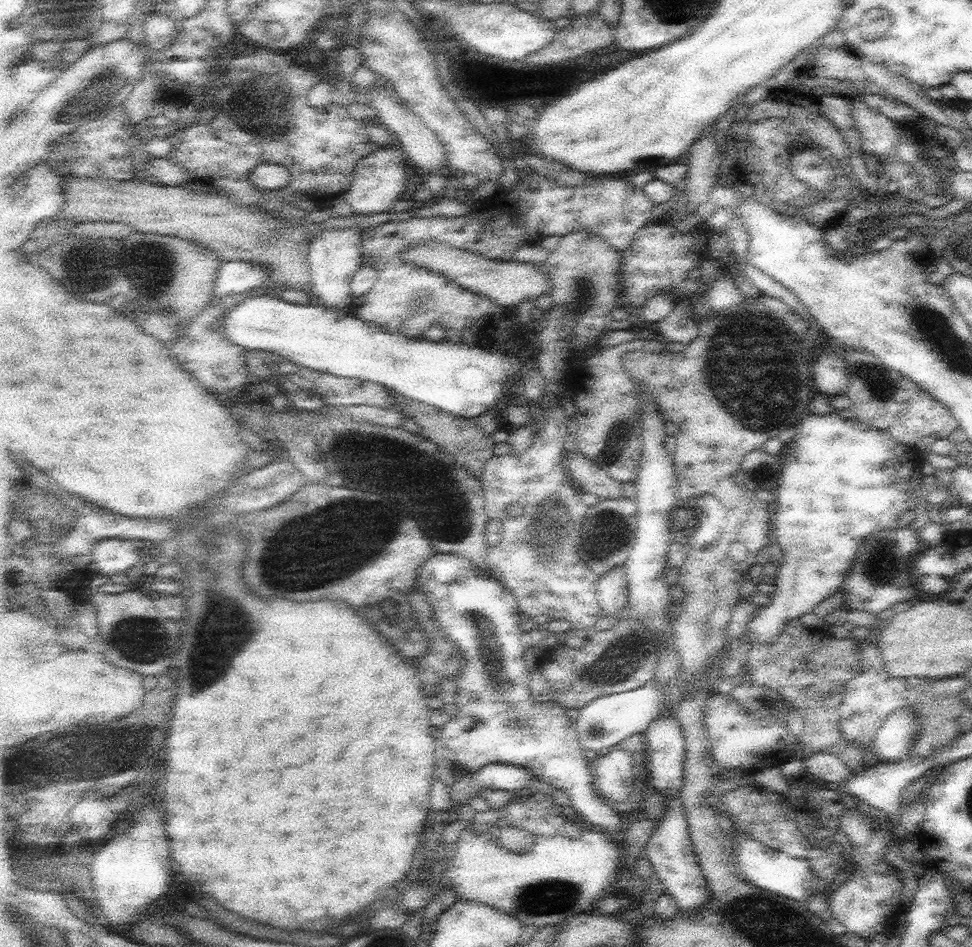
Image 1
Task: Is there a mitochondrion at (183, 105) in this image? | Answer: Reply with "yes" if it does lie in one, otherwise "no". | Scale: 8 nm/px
no

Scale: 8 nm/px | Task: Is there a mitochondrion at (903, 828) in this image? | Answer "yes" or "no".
no

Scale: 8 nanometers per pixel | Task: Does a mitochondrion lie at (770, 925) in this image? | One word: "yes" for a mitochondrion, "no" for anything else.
yes

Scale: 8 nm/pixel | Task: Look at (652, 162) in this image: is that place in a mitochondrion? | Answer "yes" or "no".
no

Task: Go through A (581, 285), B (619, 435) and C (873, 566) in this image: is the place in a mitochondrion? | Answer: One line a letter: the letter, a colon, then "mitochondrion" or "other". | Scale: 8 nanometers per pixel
A: mitochondrion
B: mitochondrion
C: mitochondrion

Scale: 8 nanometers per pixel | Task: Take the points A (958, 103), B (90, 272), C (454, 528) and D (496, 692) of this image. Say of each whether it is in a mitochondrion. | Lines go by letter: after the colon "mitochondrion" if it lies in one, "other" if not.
A: other
B: mitochondrion
C: mitochondrion
D: mitochondrion

